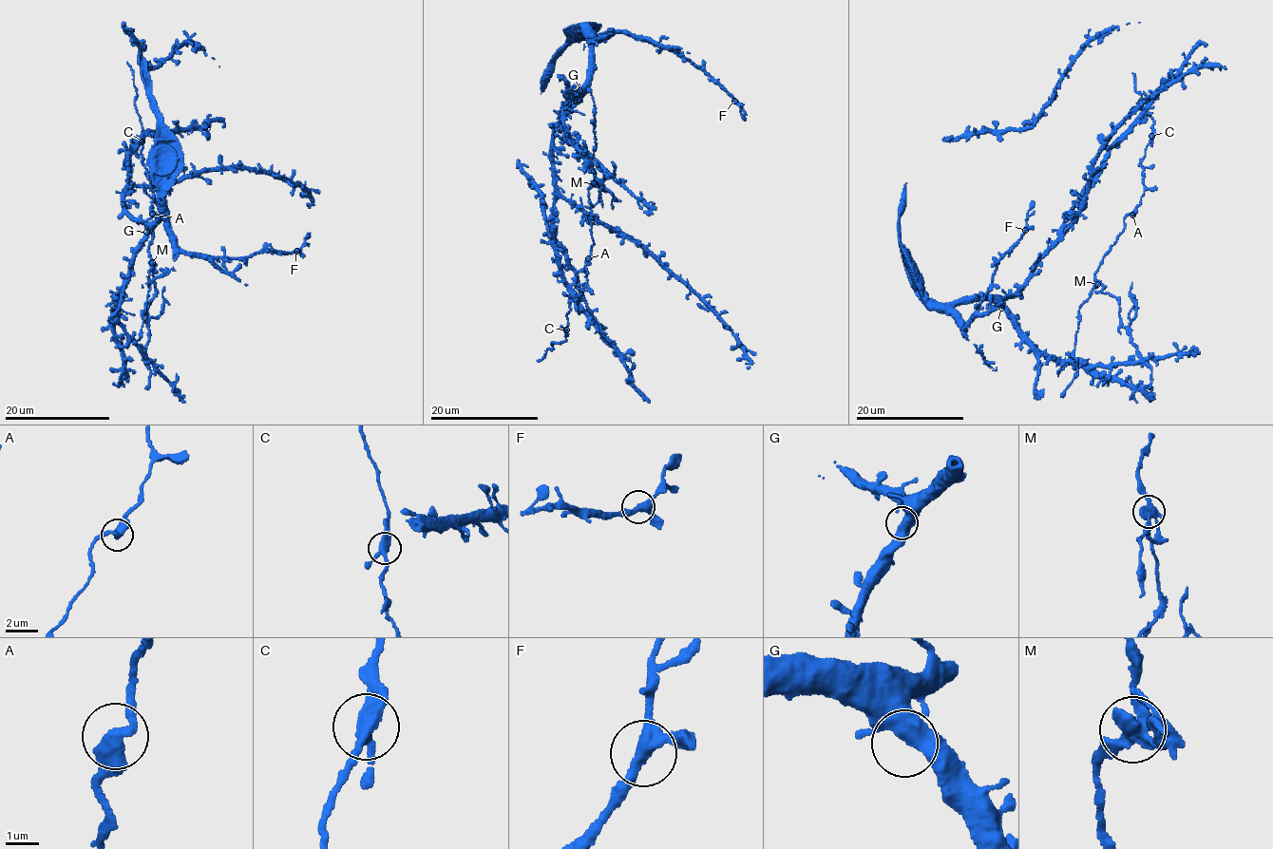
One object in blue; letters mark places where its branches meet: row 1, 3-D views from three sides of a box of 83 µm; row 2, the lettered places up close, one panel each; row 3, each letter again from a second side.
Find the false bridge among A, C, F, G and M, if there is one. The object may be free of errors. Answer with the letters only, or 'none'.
M

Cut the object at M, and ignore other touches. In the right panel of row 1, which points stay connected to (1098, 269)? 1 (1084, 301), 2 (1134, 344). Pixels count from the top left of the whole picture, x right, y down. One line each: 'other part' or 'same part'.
1: same part
2: other part

